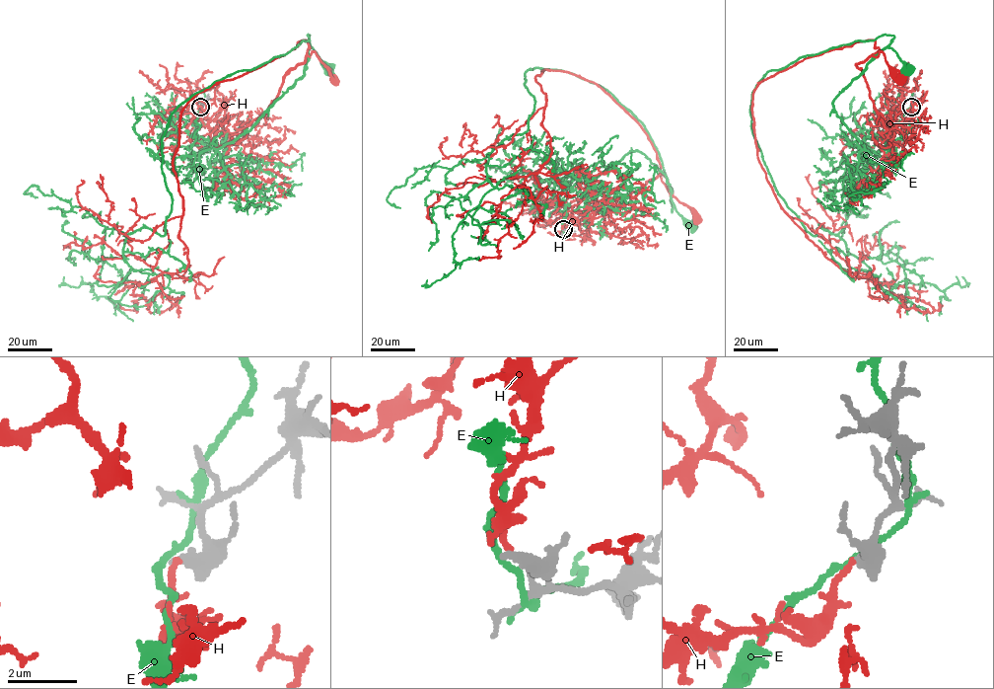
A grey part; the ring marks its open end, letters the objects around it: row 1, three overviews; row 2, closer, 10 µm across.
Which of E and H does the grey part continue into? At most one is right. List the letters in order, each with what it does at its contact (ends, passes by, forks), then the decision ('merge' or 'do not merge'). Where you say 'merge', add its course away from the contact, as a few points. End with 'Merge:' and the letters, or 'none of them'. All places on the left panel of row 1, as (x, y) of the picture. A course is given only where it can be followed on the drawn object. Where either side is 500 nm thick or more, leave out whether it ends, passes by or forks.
E: it passes by; do not merge
H: it ends; merge; course (200, 107), (205, 125), (235, 133), (266, 110), (284, 78), (314, 51), (333, 80)
Merge: H

